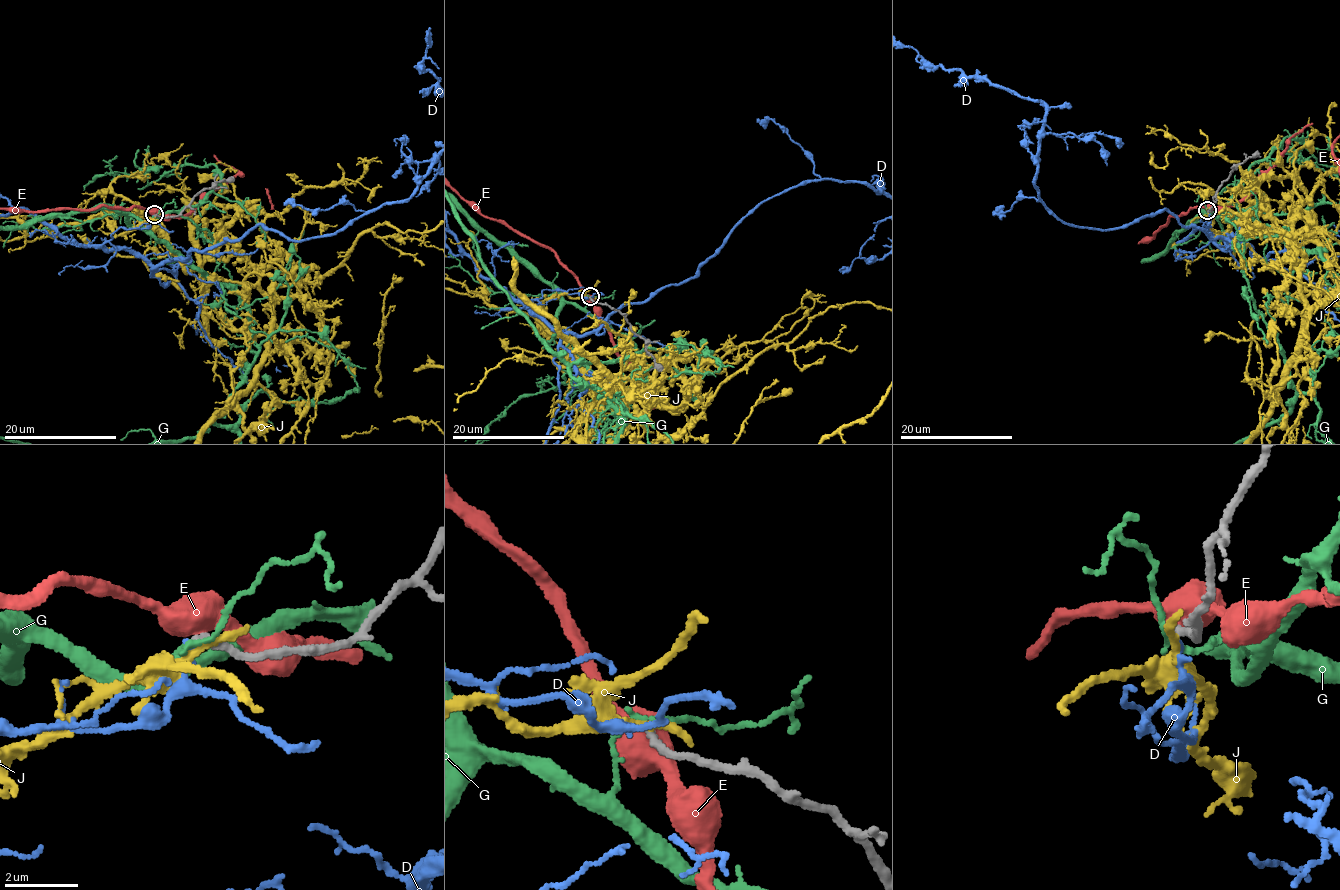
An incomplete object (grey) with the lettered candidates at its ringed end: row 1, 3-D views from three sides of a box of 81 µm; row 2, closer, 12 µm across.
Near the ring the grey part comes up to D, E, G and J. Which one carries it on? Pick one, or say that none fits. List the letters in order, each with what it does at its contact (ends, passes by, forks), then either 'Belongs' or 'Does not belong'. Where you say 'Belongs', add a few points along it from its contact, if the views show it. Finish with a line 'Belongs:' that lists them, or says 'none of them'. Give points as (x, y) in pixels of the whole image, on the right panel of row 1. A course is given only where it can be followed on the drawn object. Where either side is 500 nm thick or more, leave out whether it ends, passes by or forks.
D: It ends there. Does not belong
E: Does not belong
G: It passes by. Does not belong
J: It passes by. Does not belong
Belongs: none of them

